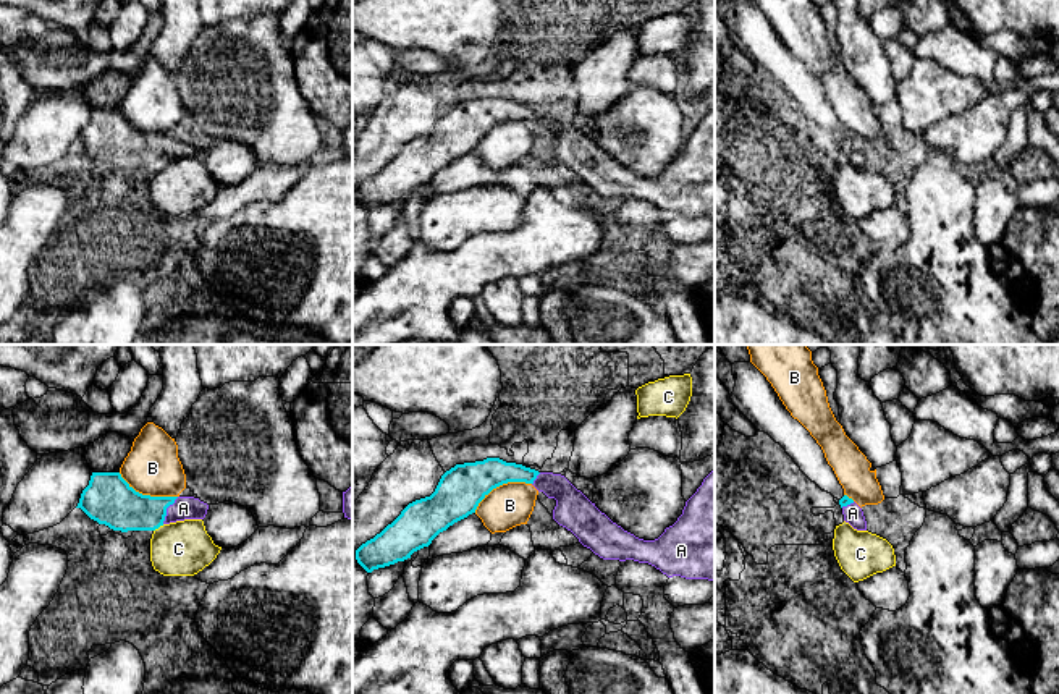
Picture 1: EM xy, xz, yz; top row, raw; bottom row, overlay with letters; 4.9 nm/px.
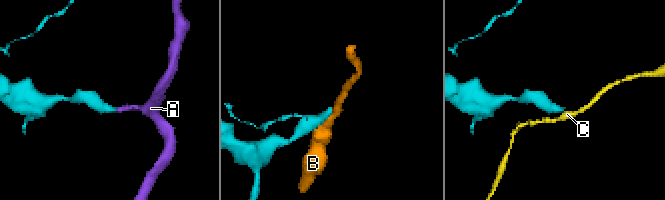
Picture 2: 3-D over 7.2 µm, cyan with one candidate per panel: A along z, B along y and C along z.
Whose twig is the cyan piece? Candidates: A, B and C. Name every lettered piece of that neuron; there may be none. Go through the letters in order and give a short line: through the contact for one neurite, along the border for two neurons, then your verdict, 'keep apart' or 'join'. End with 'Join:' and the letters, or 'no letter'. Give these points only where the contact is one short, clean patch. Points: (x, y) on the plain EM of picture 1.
A: xy (117, 143), (125, 148), (165, 148), (183, 146) | join
B: keep apart
C: xy (164, 162), (154, 169) | keep apart
Join: A

